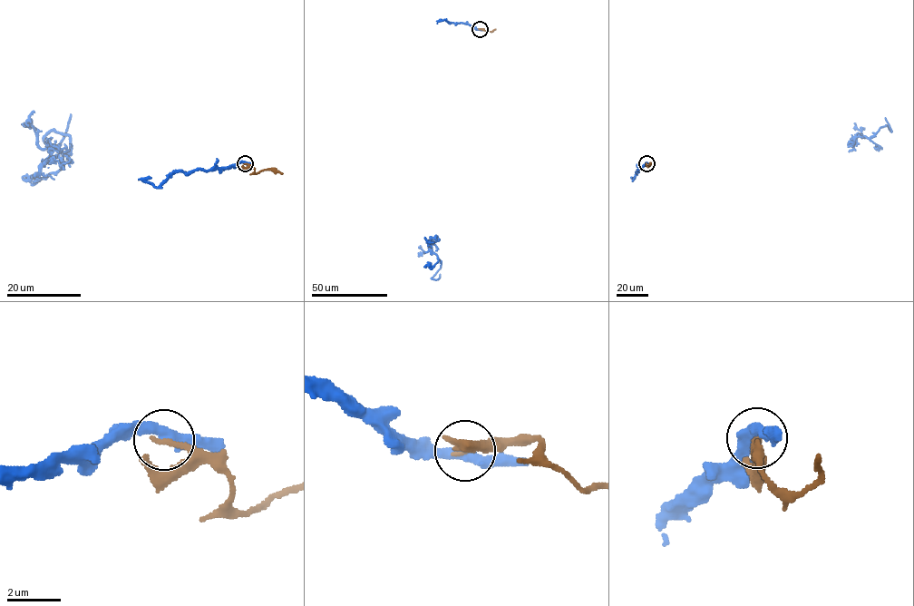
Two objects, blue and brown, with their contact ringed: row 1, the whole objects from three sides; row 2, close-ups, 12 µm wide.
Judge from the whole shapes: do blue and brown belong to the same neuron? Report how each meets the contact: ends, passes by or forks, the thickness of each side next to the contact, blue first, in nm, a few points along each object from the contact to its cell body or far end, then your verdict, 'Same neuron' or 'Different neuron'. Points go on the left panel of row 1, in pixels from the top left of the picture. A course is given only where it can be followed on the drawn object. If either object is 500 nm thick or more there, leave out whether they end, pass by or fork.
At the ring blue passes by. At the ring brown ends. Thickness 380 nm (blue) against 200 nm. Course of blue: (245, 163), (64, 164), (138, 180). Course of brown: (245, 163), (254, 169), (255, 173), (274, 170), (282, 173). Different neuron

